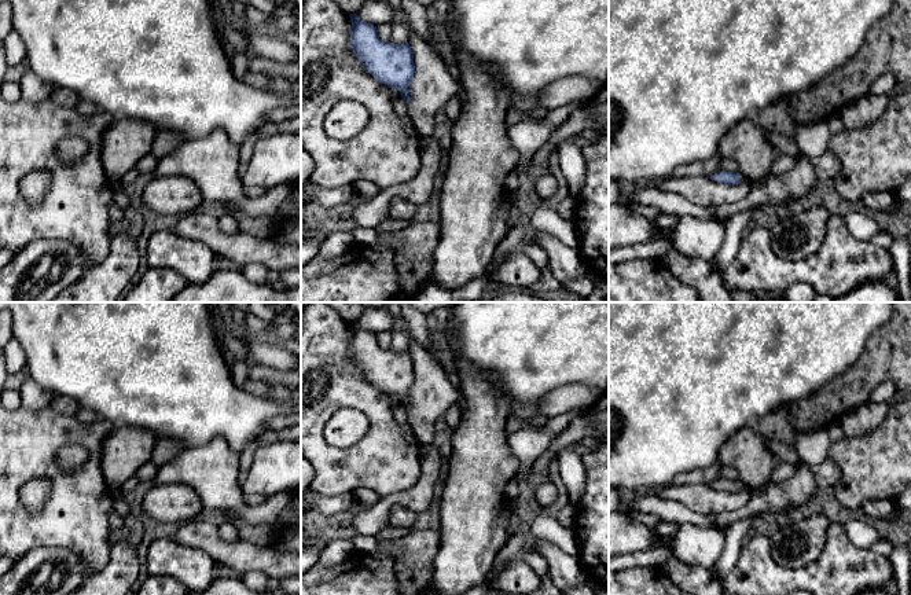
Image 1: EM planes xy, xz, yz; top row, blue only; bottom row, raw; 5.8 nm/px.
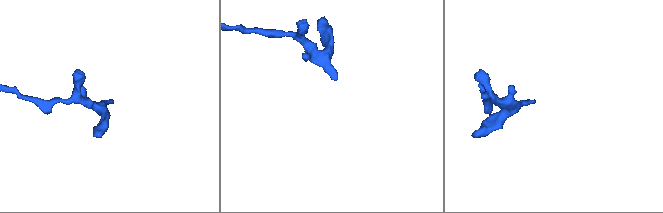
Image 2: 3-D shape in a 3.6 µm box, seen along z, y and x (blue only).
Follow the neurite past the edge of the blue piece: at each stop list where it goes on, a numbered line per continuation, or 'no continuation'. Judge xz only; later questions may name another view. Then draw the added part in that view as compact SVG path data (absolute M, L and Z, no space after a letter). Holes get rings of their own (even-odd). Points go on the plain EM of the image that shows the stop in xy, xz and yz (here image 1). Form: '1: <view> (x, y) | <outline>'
no continuation

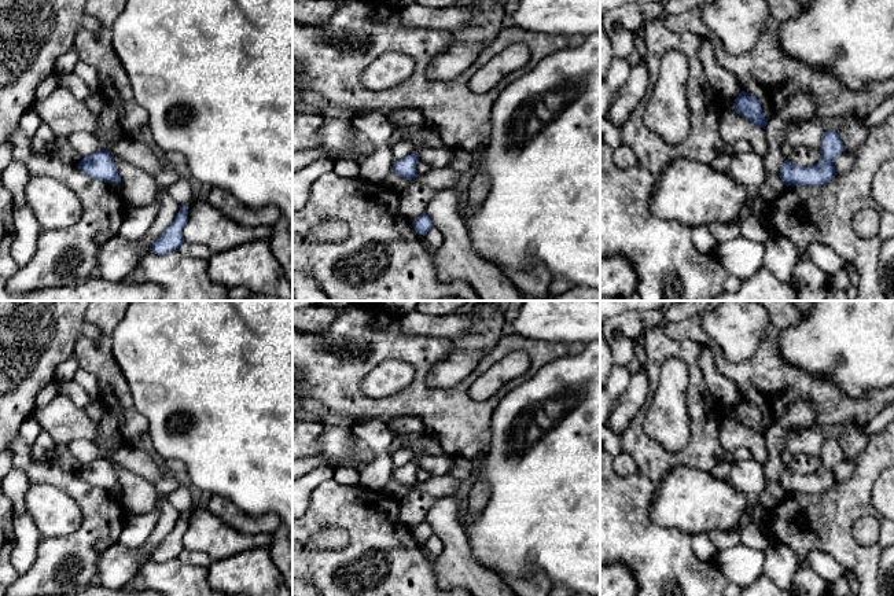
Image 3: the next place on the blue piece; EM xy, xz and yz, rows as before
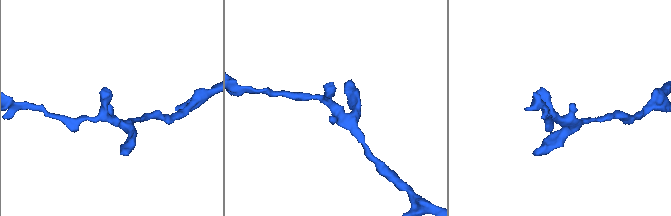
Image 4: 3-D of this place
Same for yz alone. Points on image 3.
no continuation

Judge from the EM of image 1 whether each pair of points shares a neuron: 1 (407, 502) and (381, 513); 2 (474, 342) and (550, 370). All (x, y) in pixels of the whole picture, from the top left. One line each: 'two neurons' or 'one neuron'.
1: one neuron
2: one neuron

